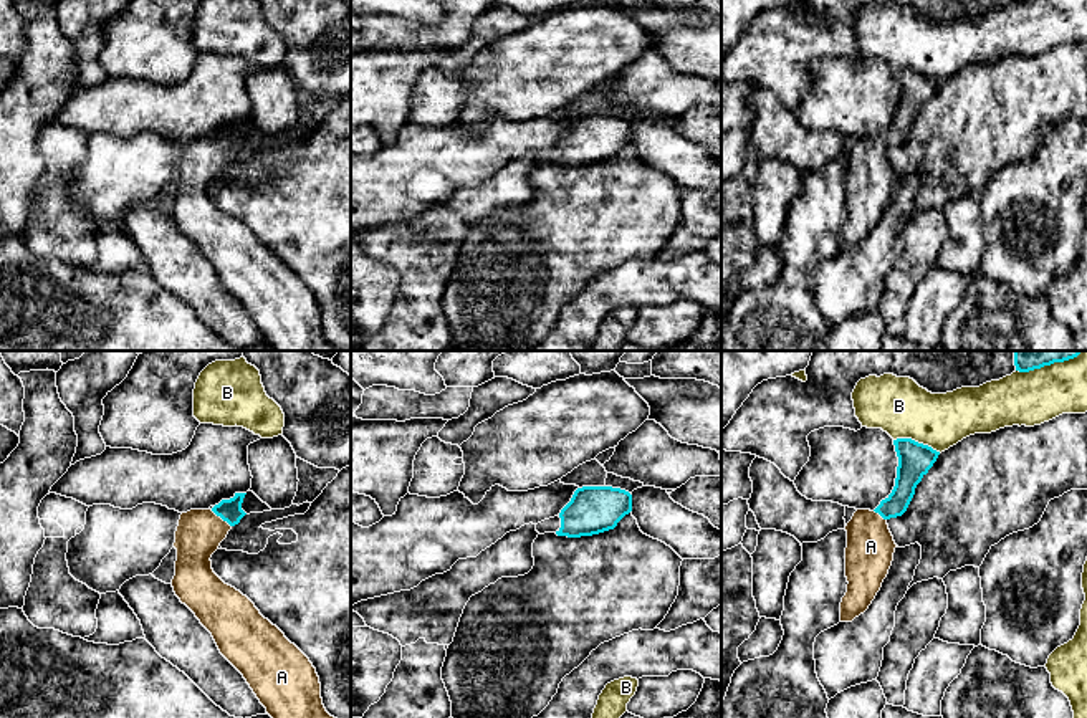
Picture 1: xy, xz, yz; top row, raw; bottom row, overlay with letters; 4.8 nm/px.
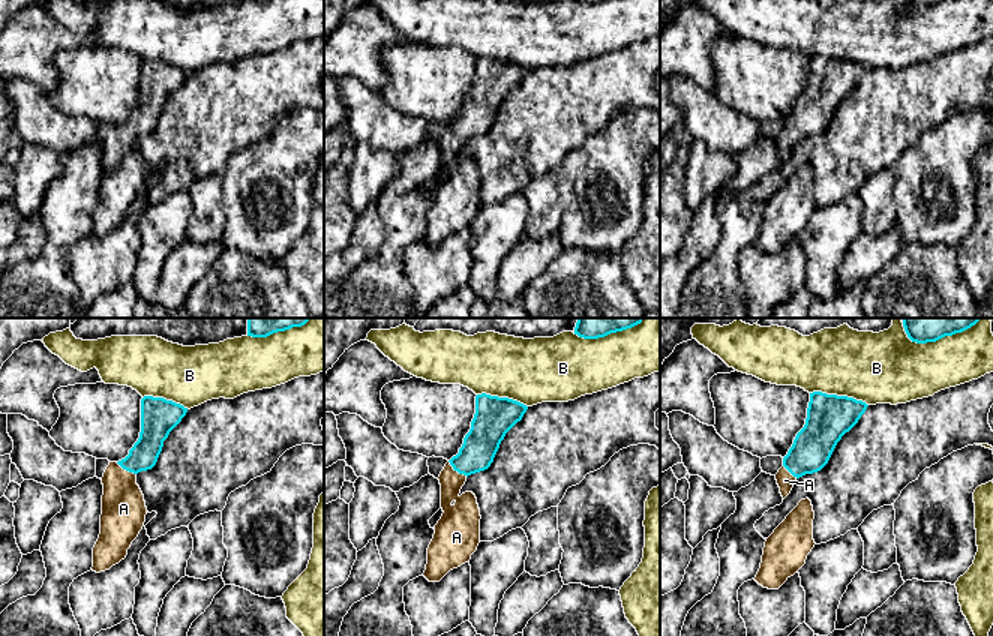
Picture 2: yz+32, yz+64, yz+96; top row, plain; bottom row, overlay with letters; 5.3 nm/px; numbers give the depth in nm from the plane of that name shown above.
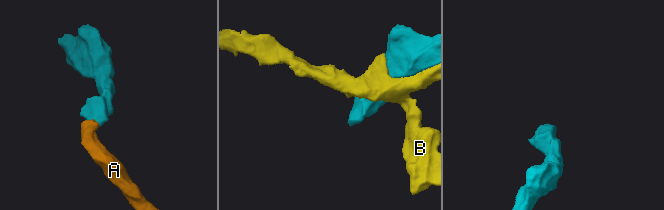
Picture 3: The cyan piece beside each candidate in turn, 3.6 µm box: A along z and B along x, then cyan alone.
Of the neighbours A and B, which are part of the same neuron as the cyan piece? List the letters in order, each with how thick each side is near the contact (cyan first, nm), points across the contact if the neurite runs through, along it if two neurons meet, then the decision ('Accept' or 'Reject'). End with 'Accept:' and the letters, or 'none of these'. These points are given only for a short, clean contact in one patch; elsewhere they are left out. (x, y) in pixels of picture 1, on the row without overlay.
A: Thickness 110 nm (cyan) against 220 nm. Path across: xy (230, 139), (220, 146), (199, 162). Accept
B: Thickness 160 nm (cyan) against 280 nm. Reject
Accept: A

